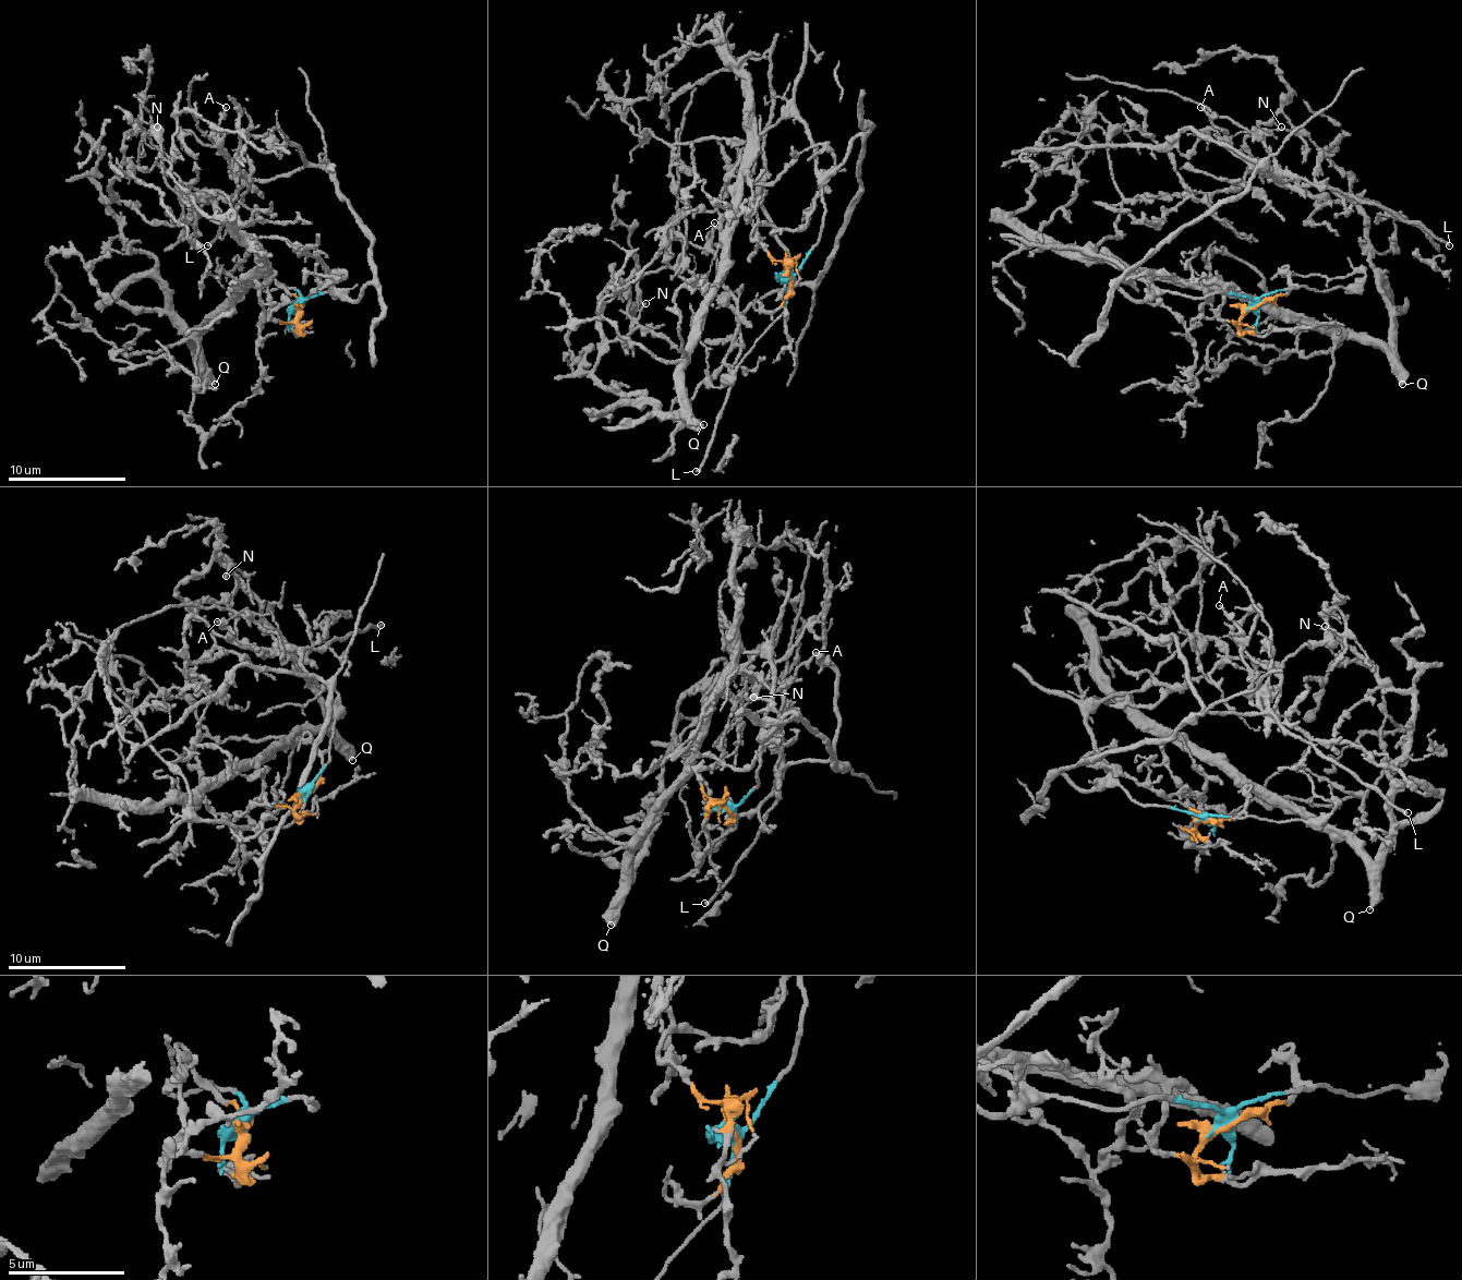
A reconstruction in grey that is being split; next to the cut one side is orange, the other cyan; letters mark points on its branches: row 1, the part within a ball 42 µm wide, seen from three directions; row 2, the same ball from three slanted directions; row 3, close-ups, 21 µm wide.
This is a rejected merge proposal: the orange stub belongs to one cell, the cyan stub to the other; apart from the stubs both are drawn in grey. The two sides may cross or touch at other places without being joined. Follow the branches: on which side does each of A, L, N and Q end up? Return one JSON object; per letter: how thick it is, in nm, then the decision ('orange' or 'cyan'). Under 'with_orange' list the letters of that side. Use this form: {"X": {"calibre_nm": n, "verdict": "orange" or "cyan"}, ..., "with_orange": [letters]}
{"A": {"calibre_nm": 180, "verdict": "orange"}, "L": {"calibre_nm": 220, "verdict": "cyan"}, "N": {"calibre_nm": 150, "verdict": "orange"}, "Q": {"calibre_nm": 400, "verdict": "orange"}, "with_orange": ["A", "N", "Q"]}

